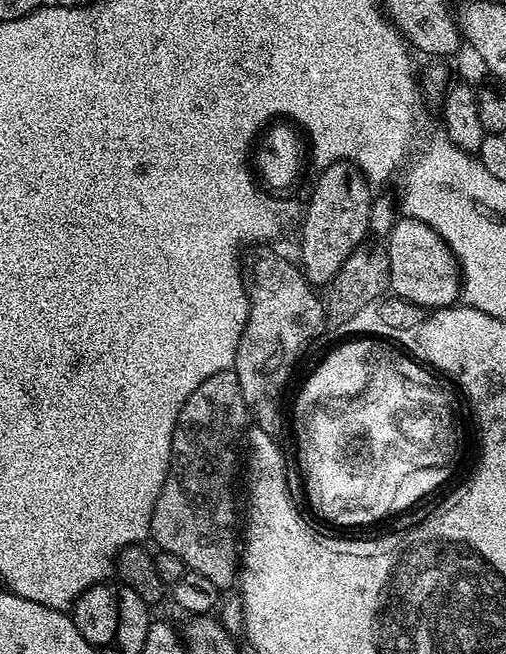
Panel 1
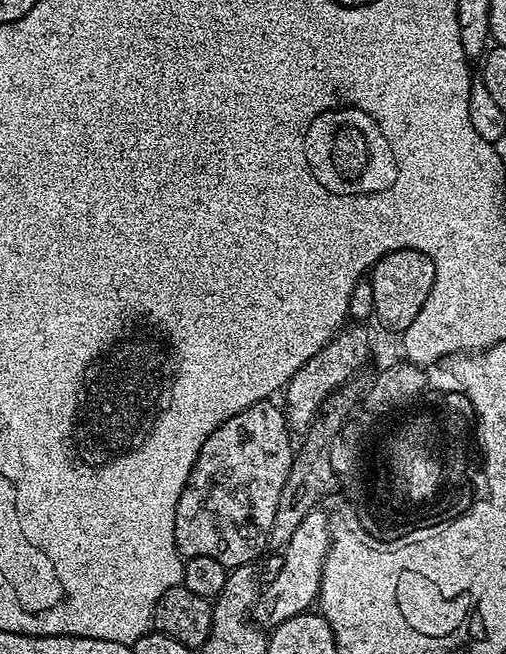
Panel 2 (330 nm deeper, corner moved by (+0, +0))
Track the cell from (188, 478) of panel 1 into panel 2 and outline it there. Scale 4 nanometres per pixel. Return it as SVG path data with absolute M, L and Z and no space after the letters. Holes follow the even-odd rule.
M271 399L226 418L202 442L202 450L198 450L198 458L190 470L190 478L178 498L176 517L174 518L174 538L176 550L181 557L205 556L218 558L225 568L231 570L251 565L260 551L265 551L271 523L274 522L275 508L282 494L282 486L286 482L286 474L292 465L294 440L290 435L288 418L283 407Z

